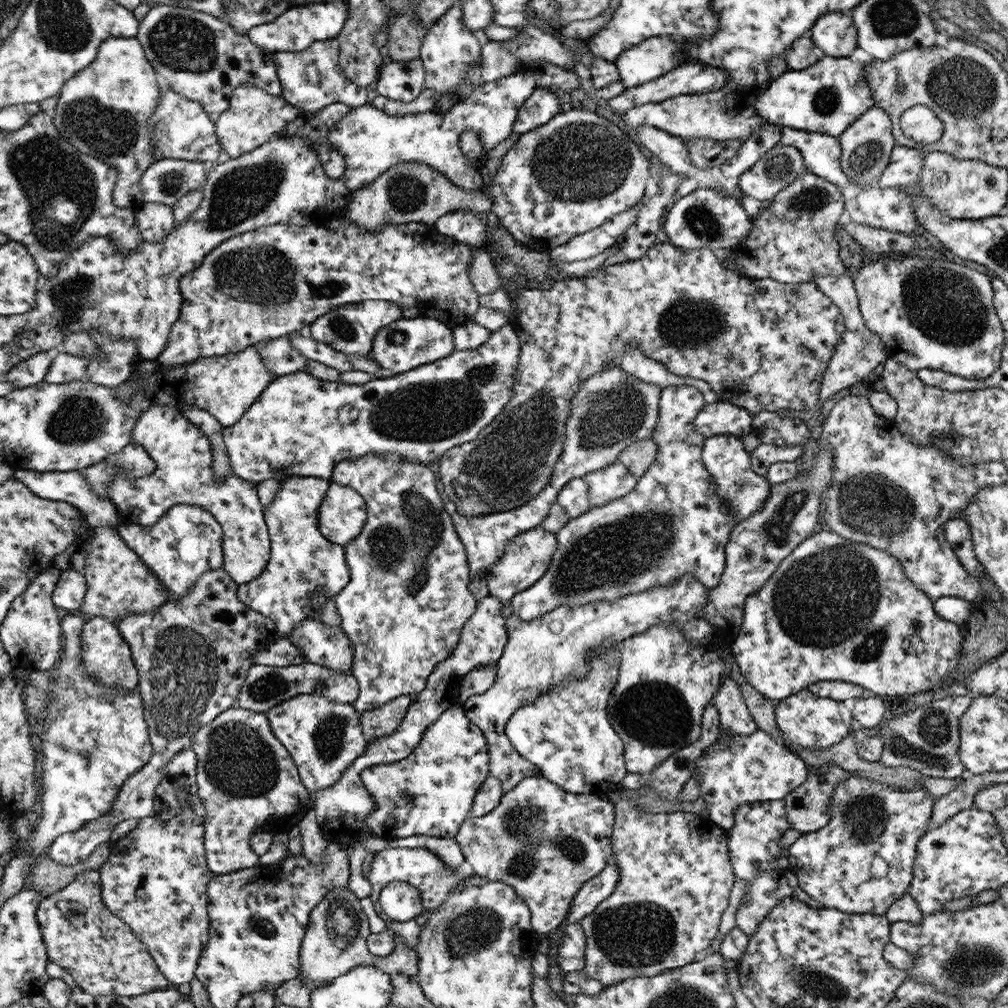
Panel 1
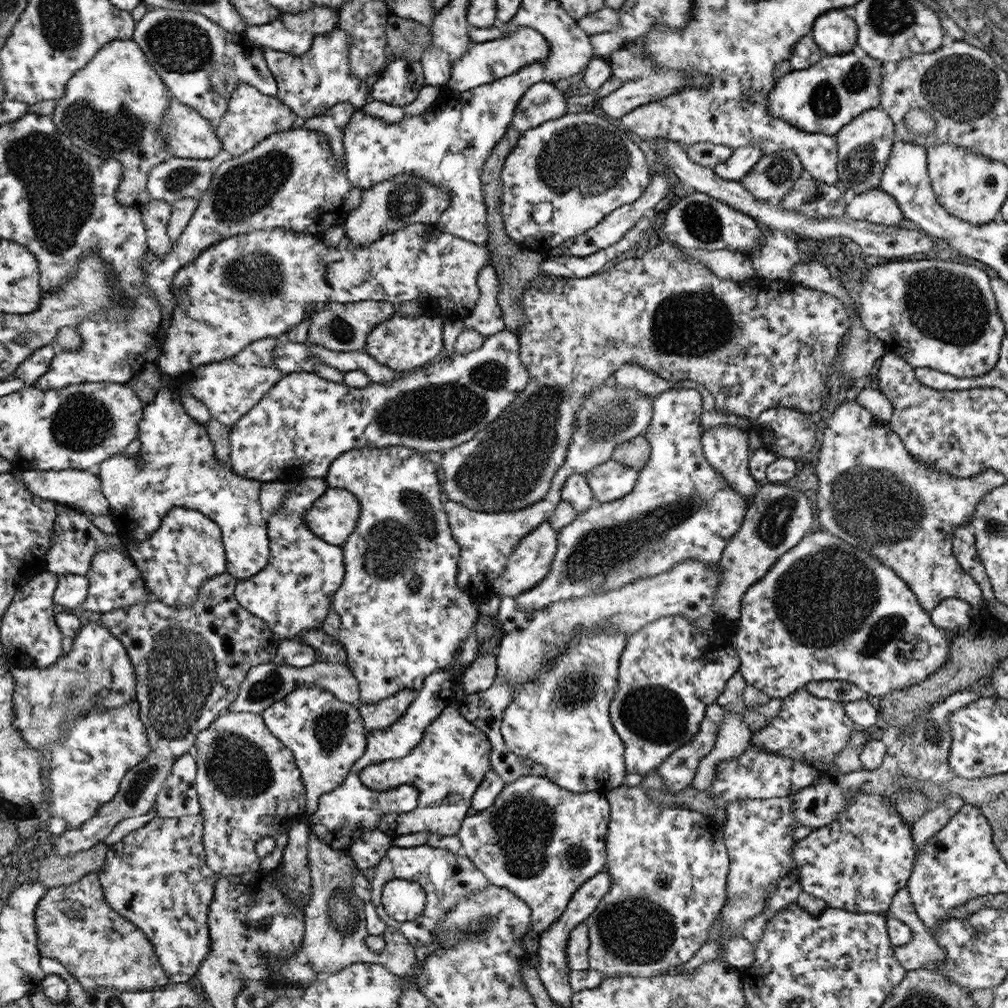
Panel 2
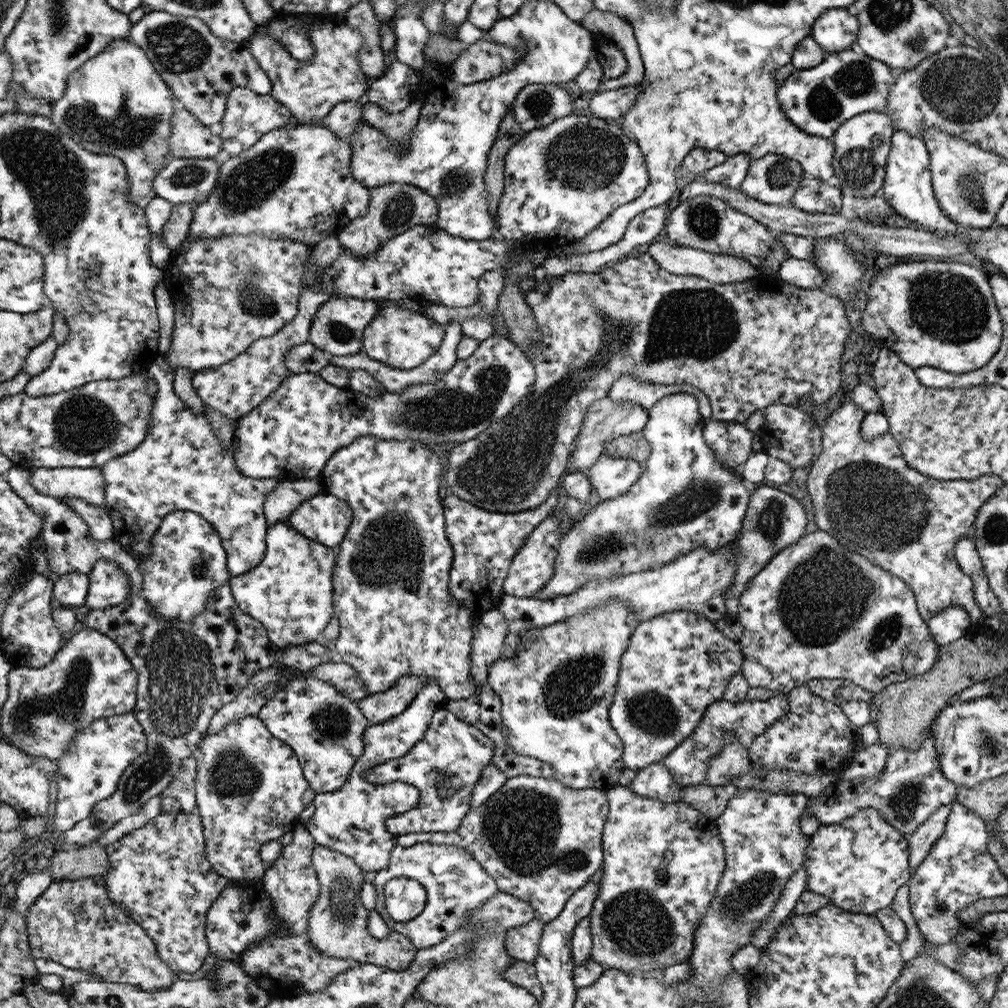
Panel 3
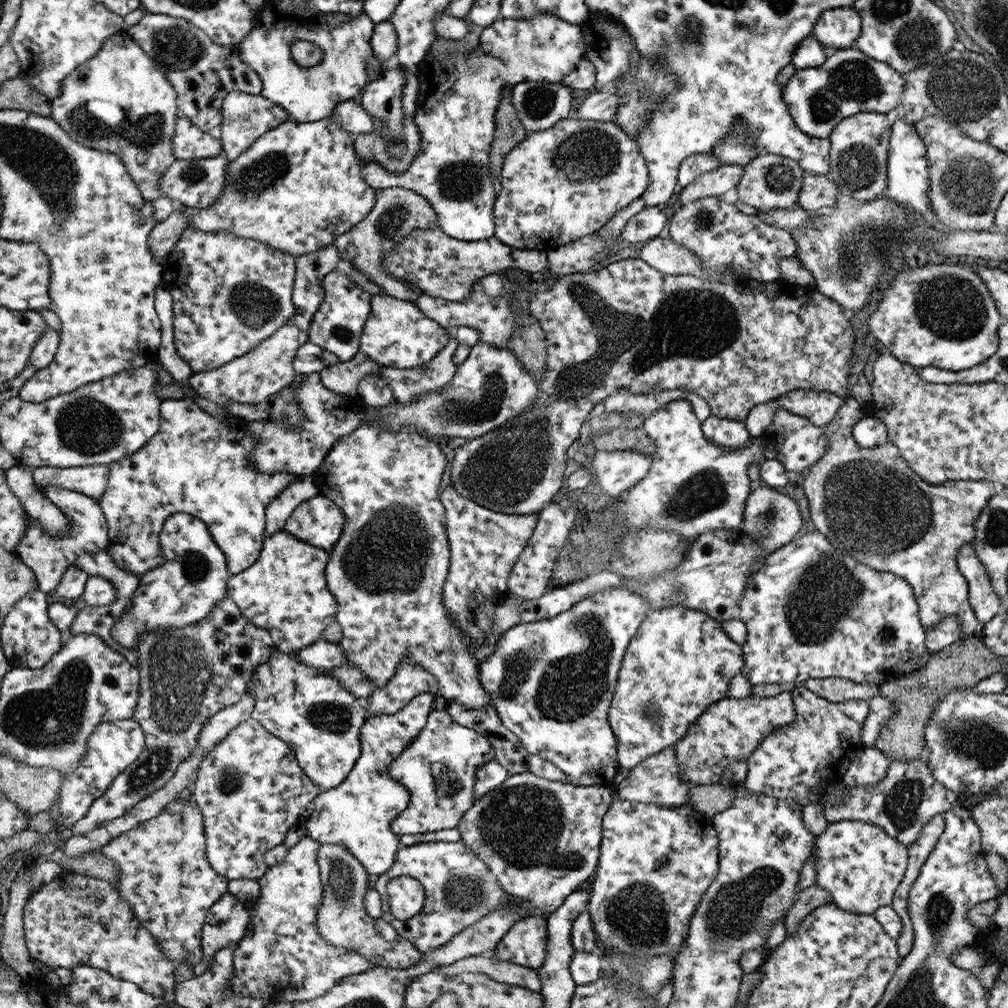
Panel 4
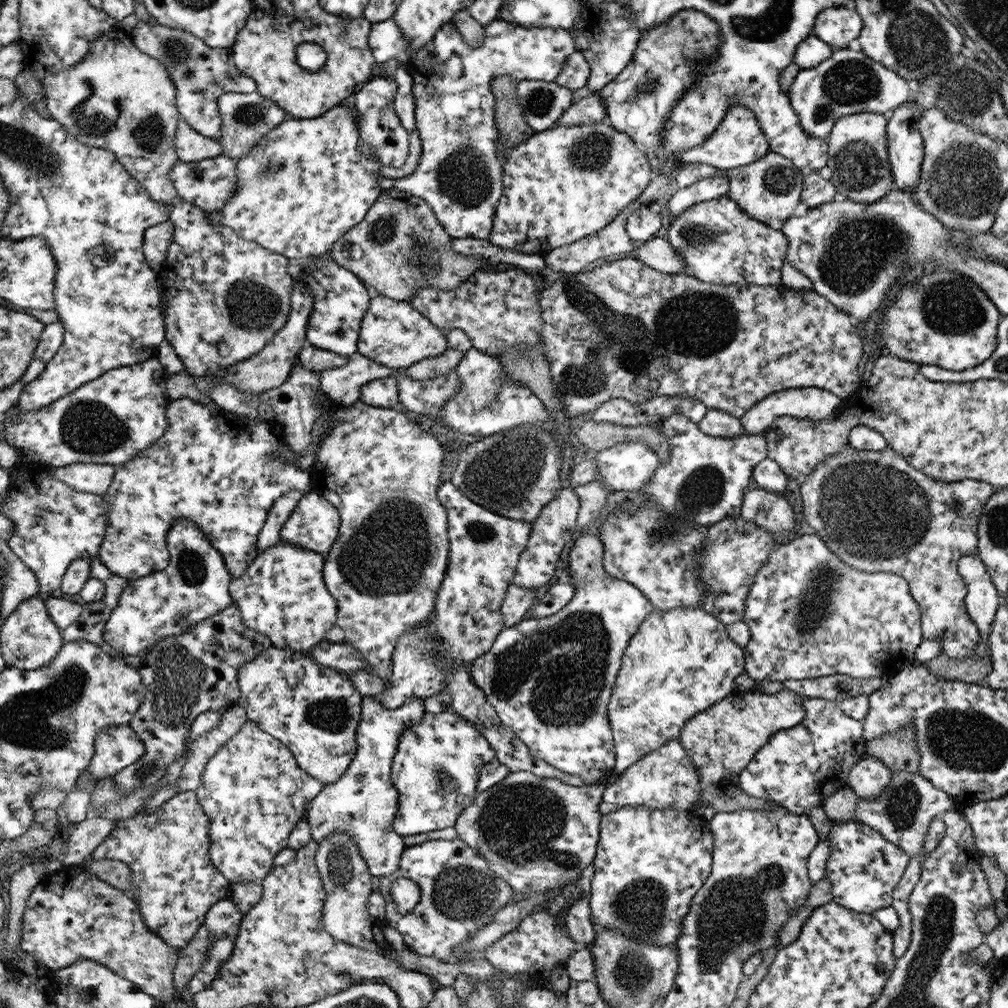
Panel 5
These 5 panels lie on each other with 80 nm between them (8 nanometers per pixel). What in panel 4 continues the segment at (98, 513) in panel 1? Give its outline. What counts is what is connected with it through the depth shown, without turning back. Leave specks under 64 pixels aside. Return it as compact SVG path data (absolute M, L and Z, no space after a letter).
M104 464L69 468L37 467L32 468L32 479L39 488L53 485L83 493L97 501L106 492L109 472L108 465Z

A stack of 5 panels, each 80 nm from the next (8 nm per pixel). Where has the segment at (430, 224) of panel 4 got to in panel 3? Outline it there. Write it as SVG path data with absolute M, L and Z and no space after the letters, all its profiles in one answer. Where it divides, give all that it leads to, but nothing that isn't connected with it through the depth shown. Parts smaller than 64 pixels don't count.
M391 182L384 186L369 188L369 205L363 216L353 219L337 234L340 248L346 248L354 256L368 256L387 240L407 231L411 227L434 225L437 222L439 206L435 198L427 195L421 188L400 182Z

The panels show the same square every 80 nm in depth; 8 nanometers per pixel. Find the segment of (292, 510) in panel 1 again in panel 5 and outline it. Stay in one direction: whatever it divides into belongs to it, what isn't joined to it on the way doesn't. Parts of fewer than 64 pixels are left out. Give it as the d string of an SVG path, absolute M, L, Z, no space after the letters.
M284 540L259 552L243 574L237 578L231 577L229 584L232 602L241 610L241 618L247 628L267 636L272 647L303 654L323 642L325 633L334 626L336 620L335 599L325 588L322 579L323 561L323 555Z

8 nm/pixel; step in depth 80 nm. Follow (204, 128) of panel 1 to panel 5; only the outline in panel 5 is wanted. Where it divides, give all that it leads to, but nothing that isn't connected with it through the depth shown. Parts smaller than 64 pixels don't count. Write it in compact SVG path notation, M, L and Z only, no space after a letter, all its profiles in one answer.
M180 120L175 136L175 152L180 163L191 163L221 155L222 146L211 137L195 133L190 125Z

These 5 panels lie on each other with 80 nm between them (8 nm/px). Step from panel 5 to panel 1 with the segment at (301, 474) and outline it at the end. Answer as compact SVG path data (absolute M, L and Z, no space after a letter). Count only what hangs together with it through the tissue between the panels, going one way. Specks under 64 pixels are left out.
M157 403L150 407L134 424L131 442L142 446L155 462L155 468L147 476L137 478L127 478L123 473L114 474L106 494L117 508L117 524L154 526L176 504L200 506L222 527L222 569L238 584L253 580L266 568L270 558L269 530L262 503L258 500L257 484L232 474L215 479L207 436L175 408Z

